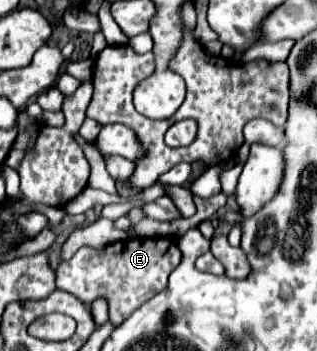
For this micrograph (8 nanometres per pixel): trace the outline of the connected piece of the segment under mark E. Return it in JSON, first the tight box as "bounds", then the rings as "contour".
{"bounds":[56,237,182,327],"contour":[[[154,237],[154,239],[124,239],[102,249],[82,247],[70,261],[62,261],[56,267],[56,287],[72,293],[82,303],[92,303],[98,297],[108,301],[110,323],[118,327],[124,319],[136,311],[144,301],[164,291],[168,275],[180,265],[182,251],[176,245],[176,237]]]}

